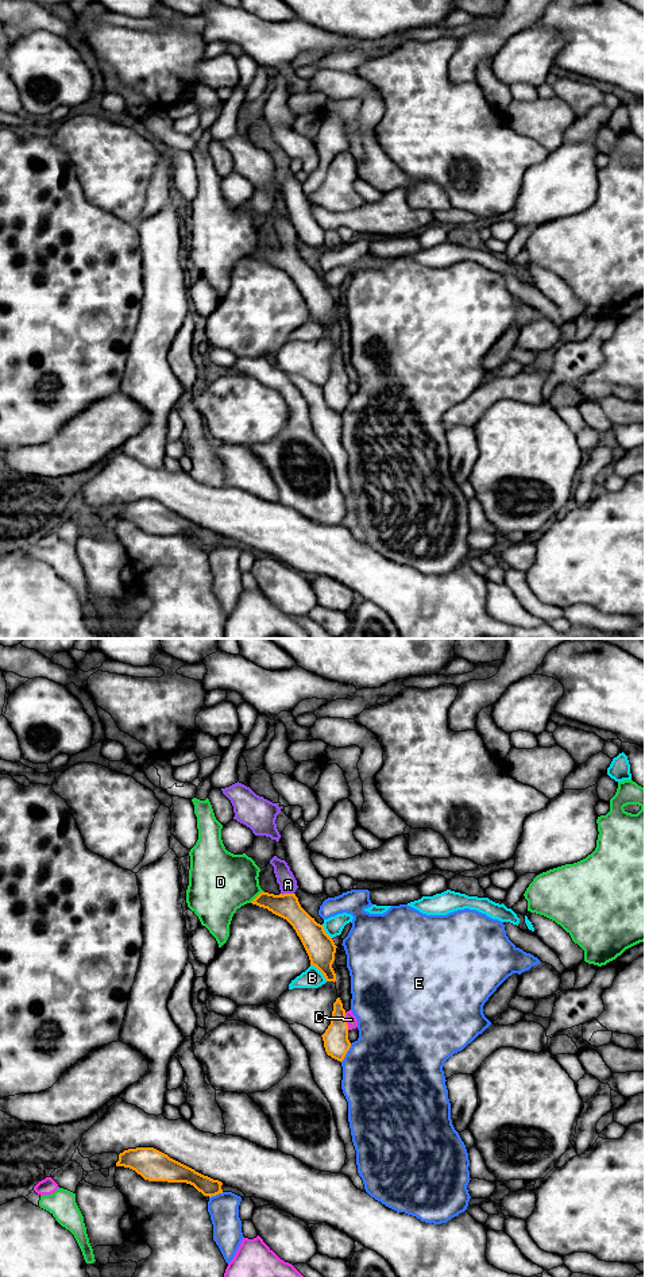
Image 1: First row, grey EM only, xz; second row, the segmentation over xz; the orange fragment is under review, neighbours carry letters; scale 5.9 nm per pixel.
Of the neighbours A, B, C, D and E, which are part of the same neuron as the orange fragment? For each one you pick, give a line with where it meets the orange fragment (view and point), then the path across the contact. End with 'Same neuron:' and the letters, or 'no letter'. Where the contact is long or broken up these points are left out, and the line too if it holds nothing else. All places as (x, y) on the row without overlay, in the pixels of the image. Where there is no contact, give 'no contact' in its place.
A: meets orange in xz at (288, 246); runs through xz (286, 258), (288, 246), (288, 236)
Same neuron: A

